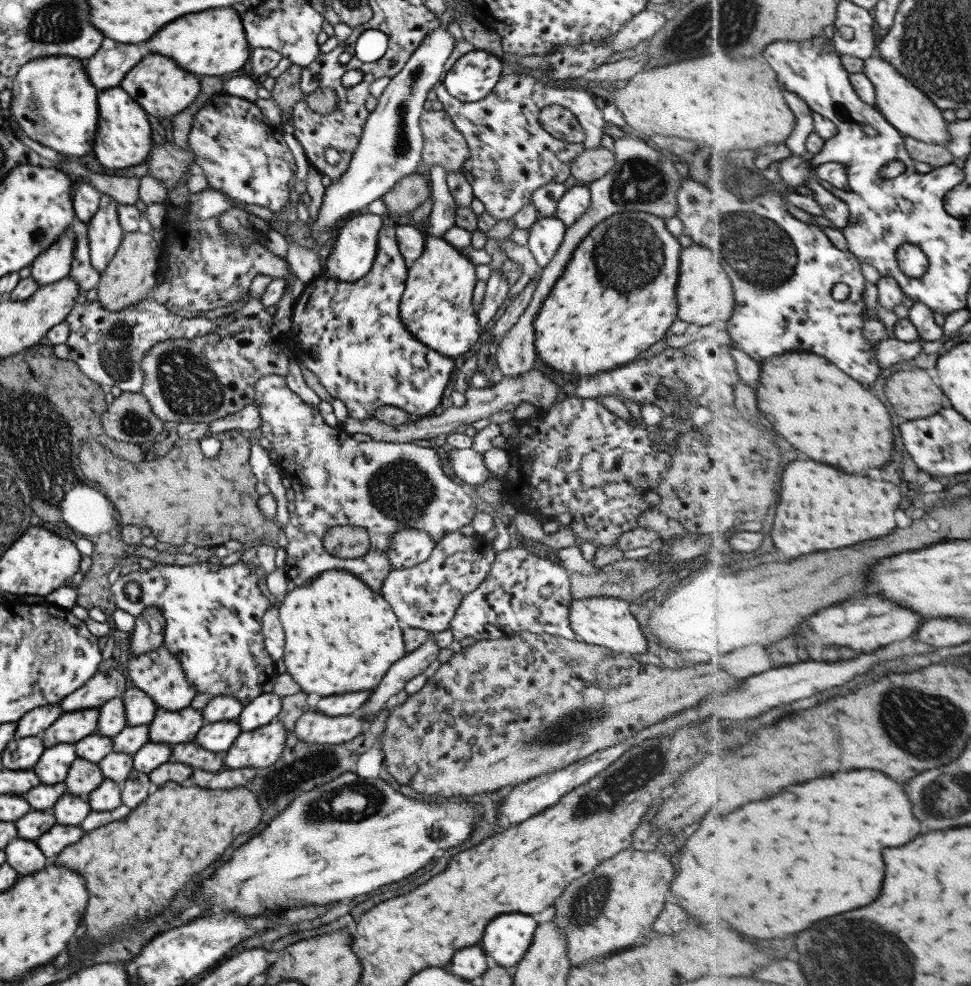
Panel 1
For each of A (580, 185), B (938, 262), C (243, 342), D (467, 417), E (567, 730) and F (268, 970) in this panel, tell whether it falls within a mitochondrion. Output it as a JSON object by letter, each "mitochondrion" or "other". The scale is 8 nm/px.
{"A":"other","B":"other","C":"other","D":"other","E":"mitochondrion","F":"other"}

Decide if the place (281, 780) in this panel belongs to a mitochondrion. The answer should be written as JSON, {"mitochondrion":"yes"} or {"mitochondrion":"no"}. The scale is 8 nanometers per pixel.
{"mitochondrion":"yes"}

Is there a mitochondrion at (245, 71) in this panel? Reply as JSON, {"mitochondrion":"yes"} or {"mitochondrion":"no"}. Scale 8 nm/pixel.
{"mitochondrion":"no"}

